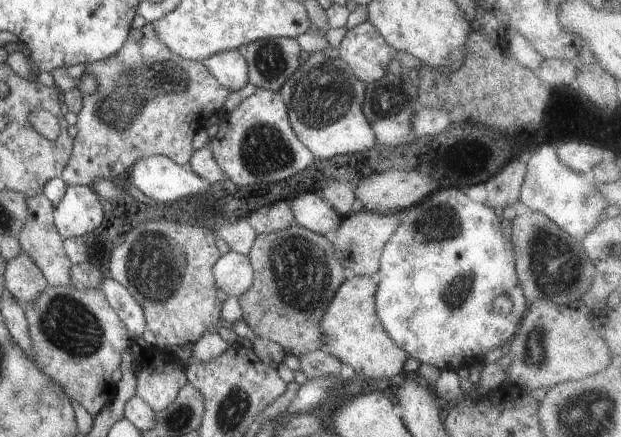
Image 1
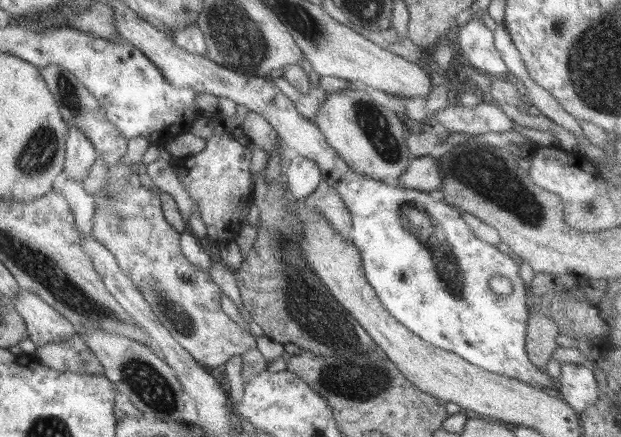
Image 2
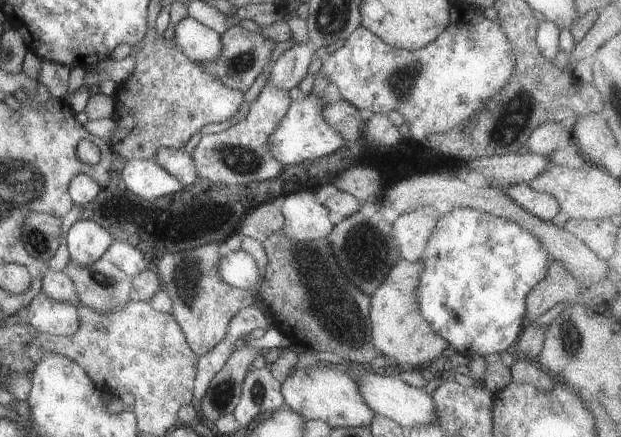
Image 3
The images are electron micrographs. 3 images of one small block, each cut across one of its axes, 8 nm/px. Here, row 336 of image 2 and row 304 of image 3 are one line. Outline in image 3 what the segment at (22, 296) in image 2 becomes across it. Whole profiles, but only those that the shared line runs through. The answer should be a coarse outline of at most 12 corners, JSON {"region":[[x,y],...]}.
{"region":[[40,292],[29,304],[39,333],[71,337],[78,309]]}

